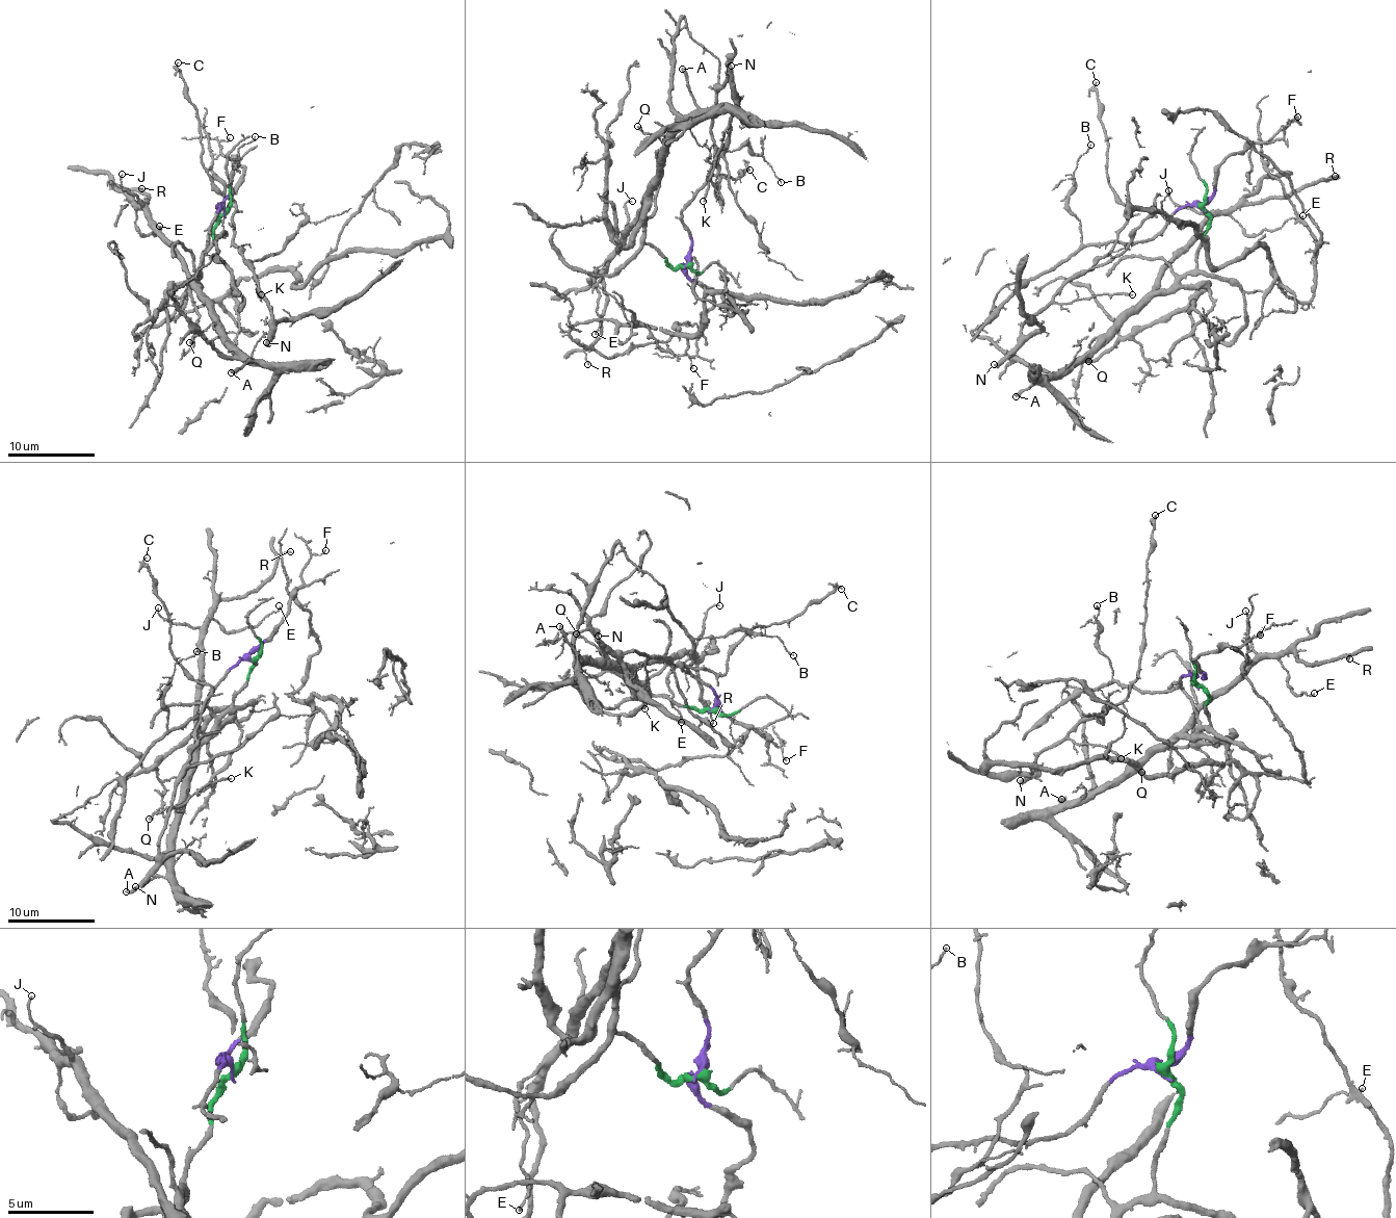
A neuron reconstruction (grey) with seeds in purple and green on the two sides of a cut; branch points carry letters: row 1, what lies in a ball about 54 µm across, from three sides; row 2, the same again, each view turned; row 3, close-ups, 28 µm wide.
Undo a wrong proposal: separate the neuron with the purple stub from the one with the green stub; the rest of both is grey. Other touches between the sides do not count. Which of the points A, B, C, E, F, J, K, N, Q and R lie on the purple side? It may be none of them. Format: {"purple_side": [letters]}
{"purple_side": ["B", "C", "F", "K", "N"]}

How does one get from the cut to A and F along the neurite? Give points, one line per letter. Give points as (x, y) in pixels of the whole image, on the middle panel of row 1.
A: (686, 264), (668, 264), (644, 242), (642, 228), (656, 173), (675, 132), (698, 107), (682, 68)
F: (686, 264), (689, 278), (712, 293), (714, 301), (687, 342), (685, 355), (692, 368)

